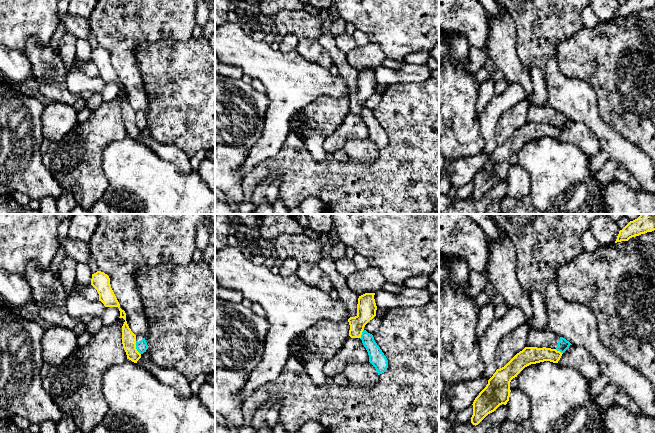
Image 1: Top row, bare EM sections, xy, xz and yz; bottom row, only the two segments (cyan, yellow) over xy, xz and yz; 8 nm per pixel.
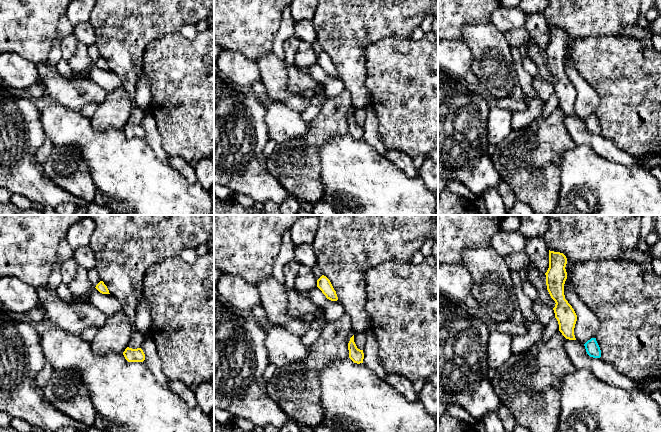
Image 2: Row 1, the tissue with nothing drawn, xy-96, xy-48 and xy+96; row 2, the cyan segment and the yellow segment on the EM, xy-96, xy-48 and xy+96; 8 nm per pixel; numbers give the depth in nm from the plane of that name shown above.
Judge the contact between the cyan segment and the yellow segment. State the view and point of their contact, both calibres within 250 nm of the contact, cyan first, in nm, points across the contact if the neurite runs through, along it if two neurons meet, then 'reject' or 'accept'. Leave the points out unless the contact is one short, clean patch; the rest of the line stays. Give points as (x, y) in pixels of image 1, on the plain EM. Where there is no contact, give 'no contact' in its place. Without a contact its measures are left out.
xy (136, 124) | 90/110 nm | along xy (135, 118), (135, 124), (140, 130) | reject

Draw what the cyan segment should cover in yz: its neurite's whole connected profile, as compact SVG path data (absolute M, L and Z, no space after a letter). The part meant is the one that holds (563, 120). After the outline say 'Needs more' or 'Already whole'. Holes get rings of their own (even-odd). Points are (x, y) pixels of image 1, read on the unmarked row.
M550 105L544 107L530 106L526 123L551 124L564 129L572 121L565 114L553 109Z. Needs more

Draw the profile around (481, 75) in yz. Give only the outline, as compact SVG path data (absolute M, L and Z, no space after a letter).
M481 68L480 70L478 70L473 74L474 74L475 80L479 83L483 83L491 76L491 73L488 72L485 68Z

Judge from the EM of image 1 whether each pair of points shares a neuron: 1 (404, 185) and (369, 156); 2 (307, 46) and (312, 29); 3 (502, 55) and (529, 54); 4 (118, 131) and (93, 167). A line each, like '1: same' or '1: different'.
1: different
2: different
3: different
4: same

